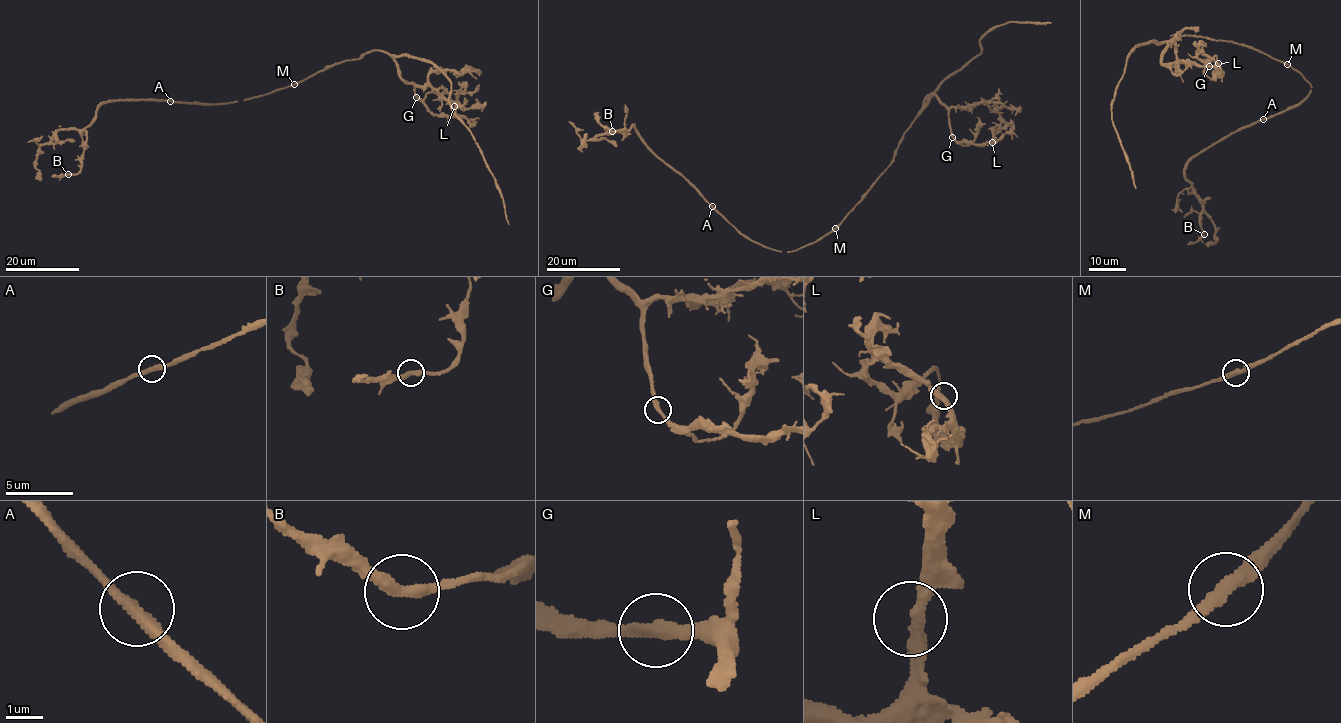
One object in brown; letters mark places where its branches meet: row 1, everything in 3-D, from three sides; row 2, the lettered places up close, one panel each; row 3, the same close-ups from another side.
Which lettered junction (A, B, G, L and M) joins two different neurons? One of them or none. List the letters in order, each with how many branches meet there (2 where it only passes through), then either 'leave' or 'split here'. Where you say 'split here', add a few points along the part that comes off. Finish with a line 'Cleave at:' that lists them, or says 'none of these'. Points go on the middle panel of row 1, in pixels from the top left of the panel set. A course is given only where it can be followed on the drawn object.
A: 2 branches meet; leave
B: 2 branches meet; leave
G: 2 branches meet; leave
L: 2 branches meet; leave
M: 2 branches meet; leave
Cleave at: none of these

